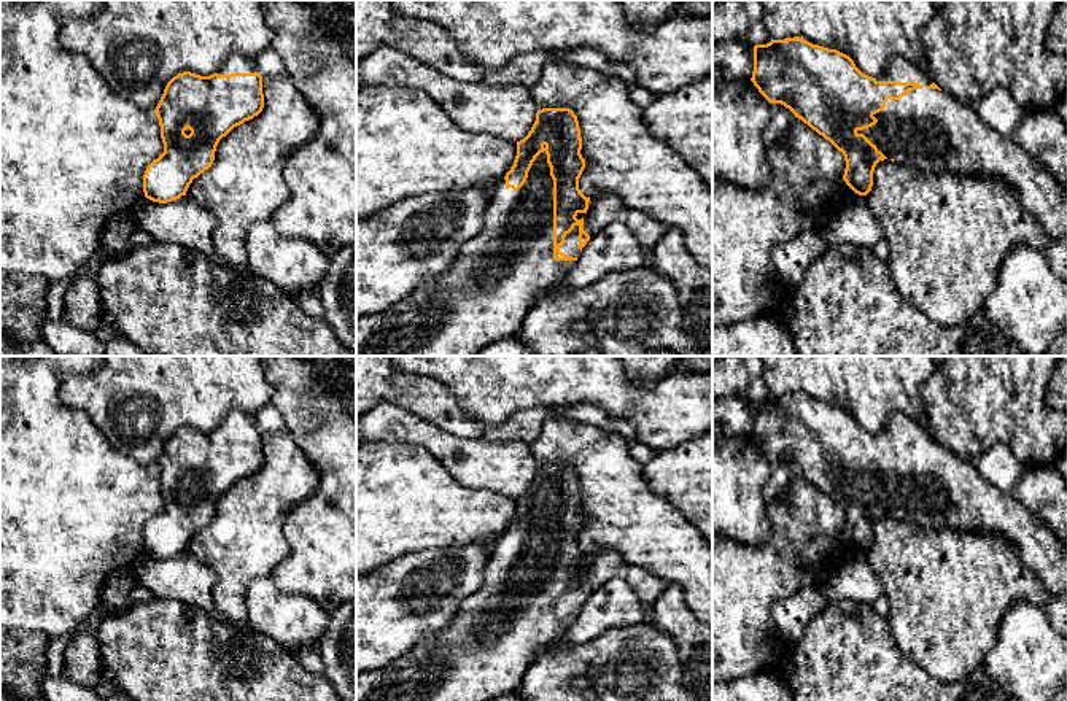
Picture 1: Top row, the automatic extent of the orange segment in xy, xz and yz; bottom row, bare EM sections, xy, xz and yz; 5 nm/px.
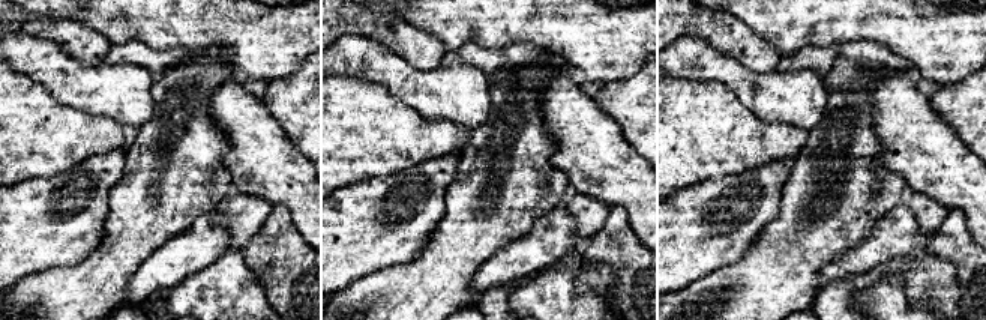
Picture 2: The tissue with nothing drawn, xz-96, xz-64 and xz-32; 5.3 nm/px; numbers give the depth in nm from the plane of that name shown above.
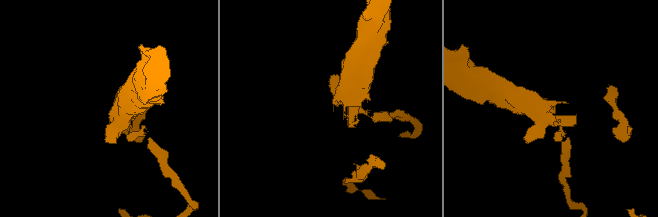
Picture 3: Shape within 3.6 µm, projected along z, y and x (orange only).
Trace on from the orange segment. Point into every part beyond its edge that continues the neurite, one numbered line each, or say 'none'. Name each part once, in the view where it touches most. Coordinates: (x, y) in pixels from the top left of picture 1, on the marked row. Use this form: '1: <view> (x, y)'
1: xz (484, 296)

